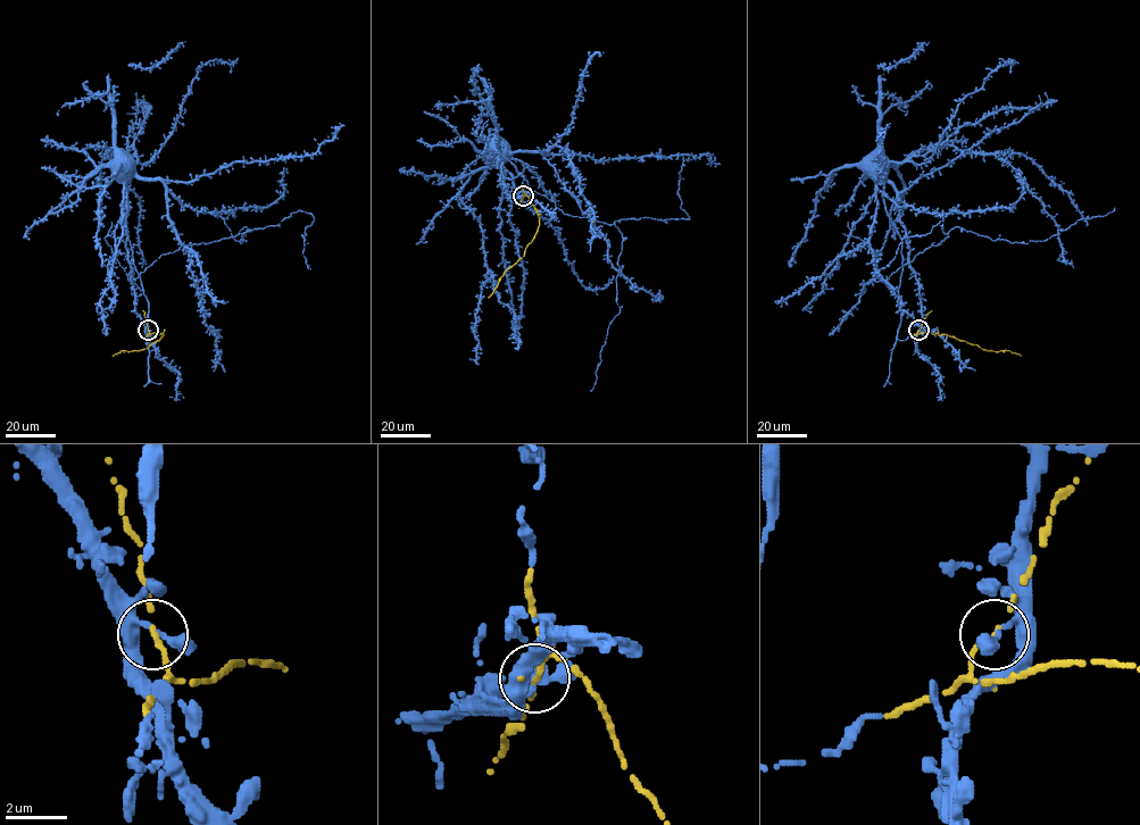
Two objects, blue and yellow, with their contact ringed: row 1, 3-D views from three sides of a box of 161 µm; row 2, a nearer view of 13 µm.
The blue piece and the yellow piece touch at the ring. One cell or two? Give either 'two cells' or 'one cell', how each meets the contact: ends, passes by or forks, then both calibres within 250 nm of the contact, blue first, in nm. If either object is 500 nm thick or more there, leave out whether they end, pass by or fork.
one cell; blue passes by; yellow passes by; calibres 200 and 140 nm

